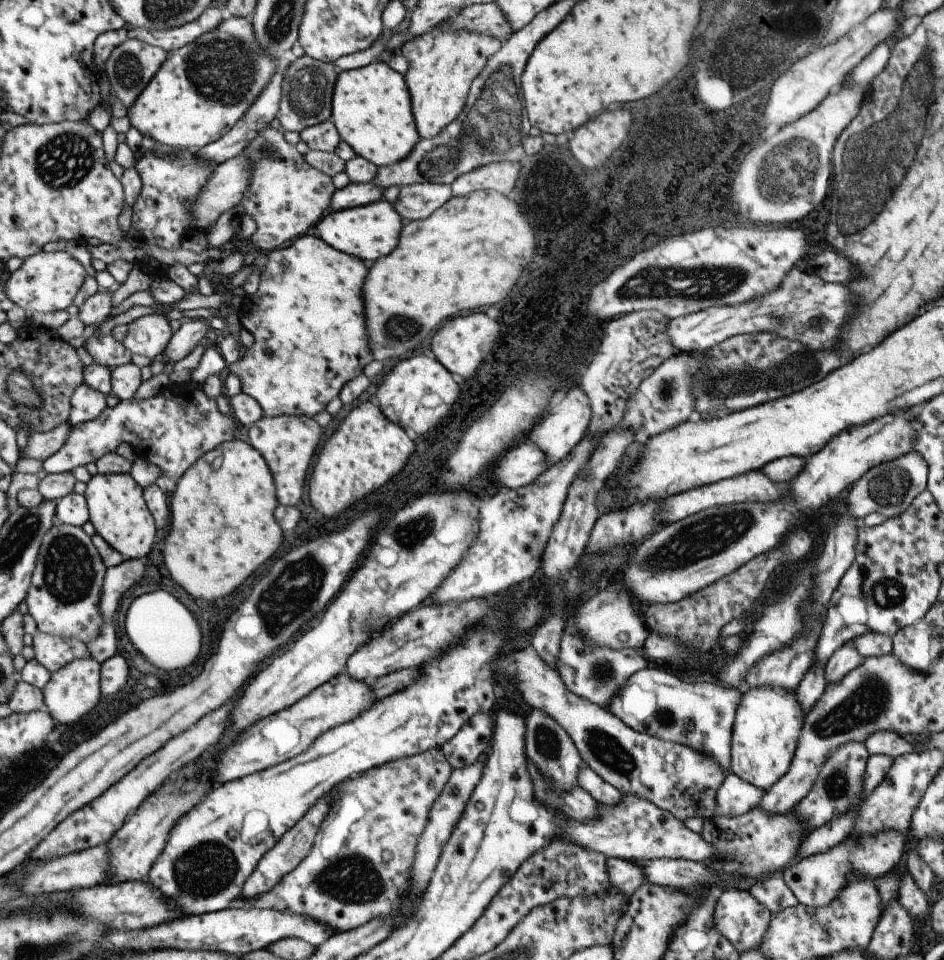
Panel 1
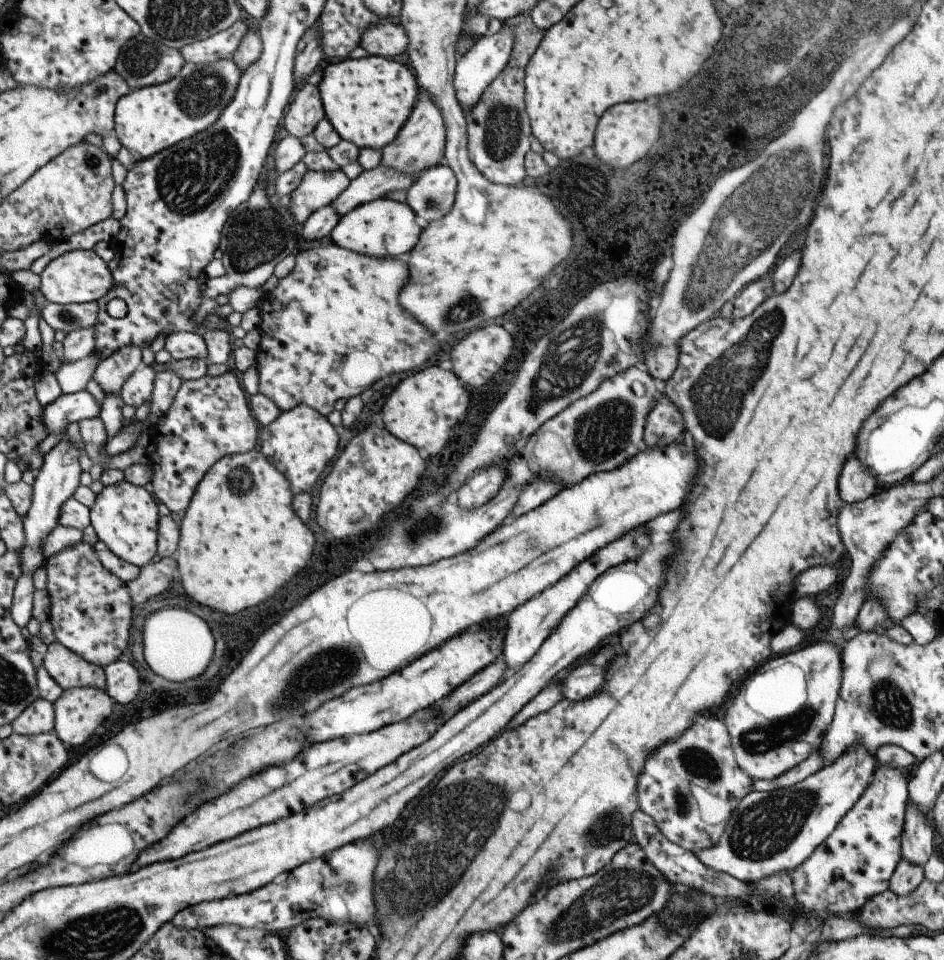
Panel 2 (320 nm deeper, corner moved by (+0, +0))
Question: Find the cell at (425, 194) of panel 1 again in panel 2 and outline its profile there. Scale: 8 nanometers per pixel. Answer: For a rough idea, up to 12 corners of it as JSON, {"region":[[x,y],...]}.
{"region":[[447,165],[421,171],[406,191],[415,216],[439,220],[453,206]]}

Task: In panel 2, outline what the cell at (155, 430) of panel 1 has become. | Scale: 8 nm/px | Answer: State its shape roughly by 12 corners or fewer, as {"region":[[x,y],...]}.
{"region":[[233,369],[182,381],[147,431],[151,494],[184,513],[207,468],[255,448]]}

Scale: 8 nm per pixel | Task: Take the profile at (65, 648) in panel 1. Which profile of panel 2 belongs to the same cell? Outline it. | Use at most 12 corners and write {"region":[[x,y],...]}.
{"region":[[59,642],[42,666],[62,690],[105,691],[103,667]]}

